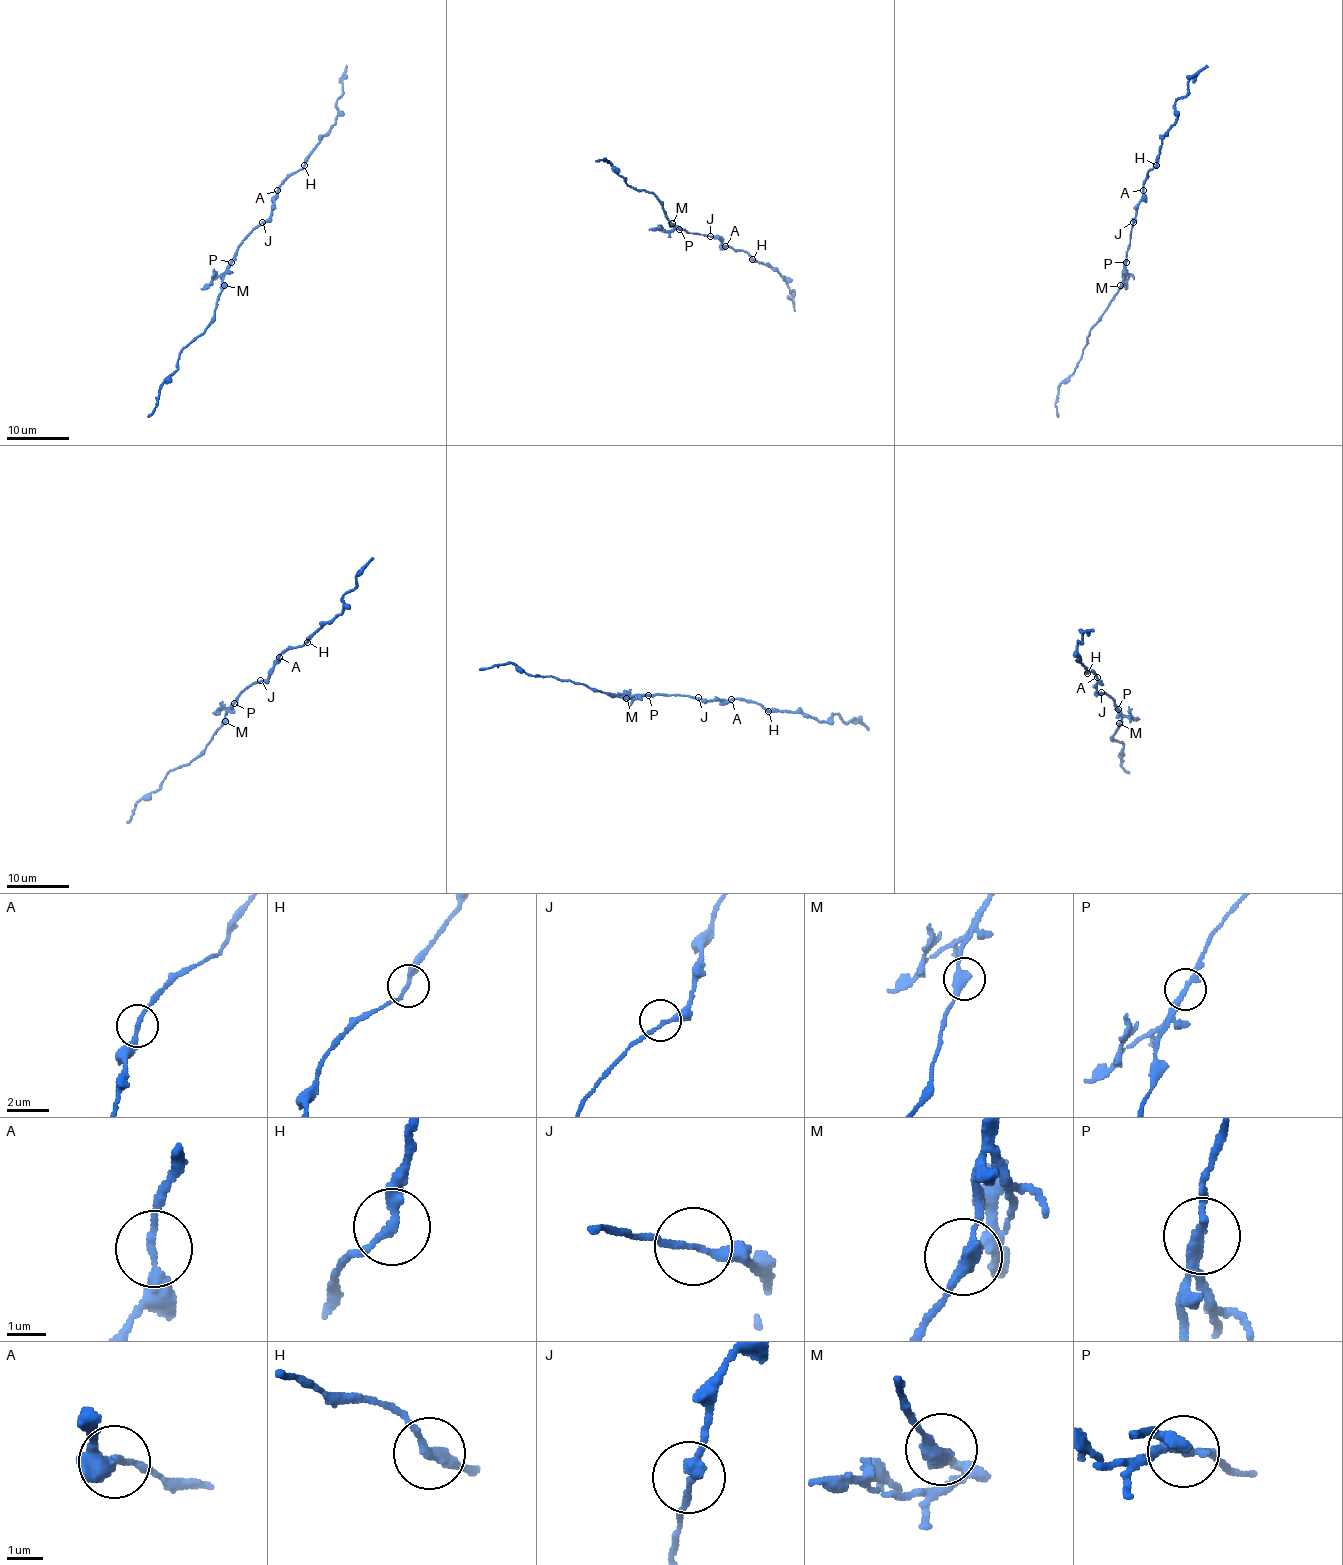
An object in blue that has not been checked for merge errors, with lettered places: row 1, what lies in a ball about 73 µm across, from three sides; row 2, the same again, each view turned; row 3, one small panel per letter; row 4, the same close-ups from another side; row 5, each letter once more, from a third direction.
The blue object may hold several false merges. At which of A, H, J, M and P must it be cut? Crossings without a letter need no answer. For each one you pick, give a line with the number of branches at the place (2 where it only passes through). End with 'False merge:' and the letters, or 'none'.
P: 2 branches meet
False merge: P

